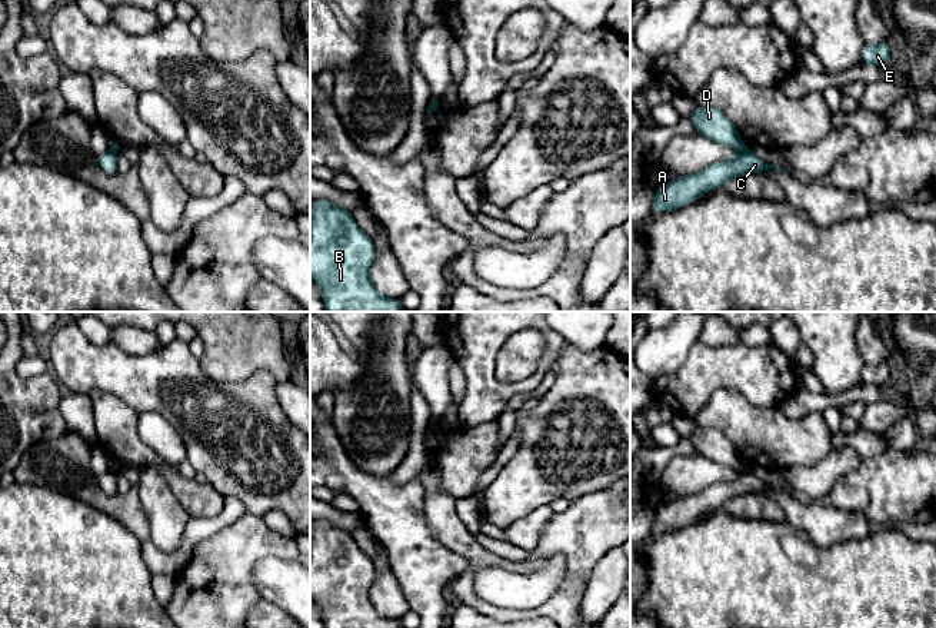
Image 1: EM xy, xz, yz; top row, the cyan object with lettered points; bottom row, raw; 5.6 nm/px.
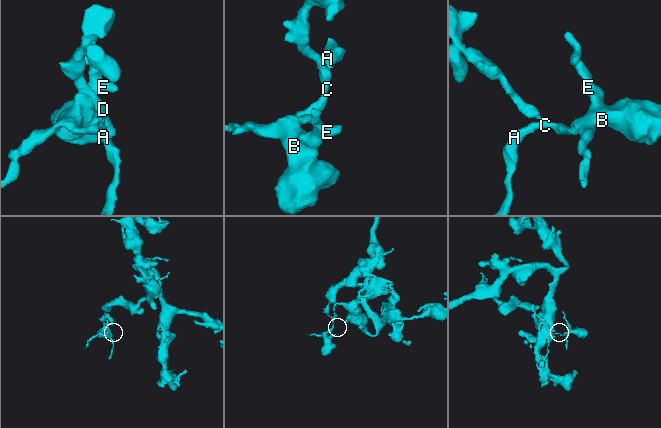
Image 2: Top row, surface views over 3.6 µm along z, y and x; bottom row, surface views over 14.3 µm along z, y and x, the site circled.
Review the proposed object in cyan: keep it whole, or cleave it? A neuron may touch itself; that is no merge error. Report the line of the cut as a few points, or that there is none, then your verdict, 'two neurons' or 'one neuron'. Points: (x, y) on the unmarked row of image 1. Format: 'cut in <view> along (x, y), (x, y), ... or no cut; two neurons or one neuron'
cut in yz along (743, 467), (740, 471); two neurons

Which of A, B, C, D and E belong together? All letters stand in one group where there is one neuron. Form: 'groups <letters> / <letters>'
groups A B C E / D

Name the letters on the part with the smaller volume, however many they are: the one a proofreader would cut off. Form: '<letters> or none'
A, B, C, E

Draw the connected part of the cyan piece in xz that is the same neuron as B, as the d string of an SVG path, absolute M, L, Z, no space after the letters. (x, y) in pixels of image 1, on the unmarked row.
M313 521L310 538L310 597L317 602L324 628L402 628L400 619L380 615L370 599L376 569L356 545L352 532L327 521Z

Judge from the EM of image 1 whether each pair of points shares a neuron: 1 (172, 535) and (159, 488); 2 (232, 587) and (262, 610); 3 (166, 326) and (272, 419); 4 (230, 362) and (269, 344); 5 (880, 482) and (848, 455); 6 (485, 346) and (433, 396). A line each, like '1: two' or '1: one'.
1: one
2: two
3: two
4: one
5: two
6: two

